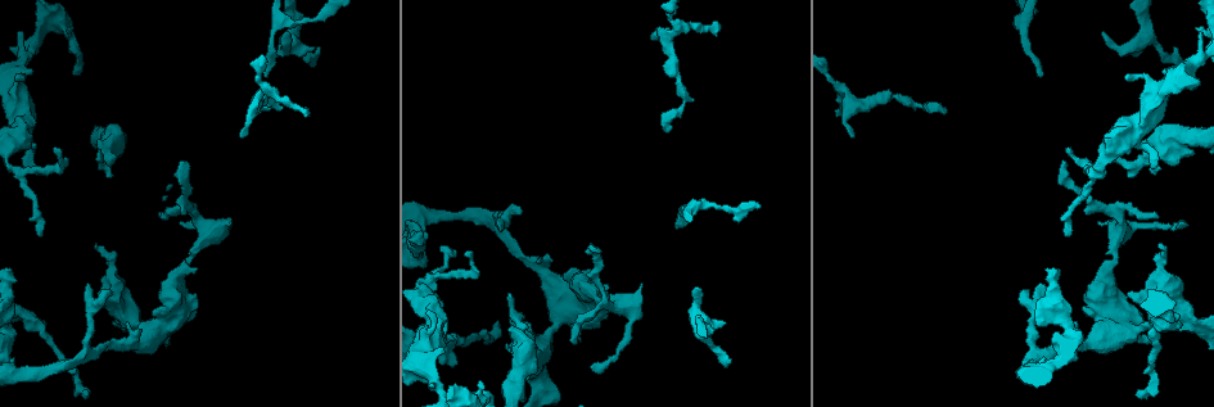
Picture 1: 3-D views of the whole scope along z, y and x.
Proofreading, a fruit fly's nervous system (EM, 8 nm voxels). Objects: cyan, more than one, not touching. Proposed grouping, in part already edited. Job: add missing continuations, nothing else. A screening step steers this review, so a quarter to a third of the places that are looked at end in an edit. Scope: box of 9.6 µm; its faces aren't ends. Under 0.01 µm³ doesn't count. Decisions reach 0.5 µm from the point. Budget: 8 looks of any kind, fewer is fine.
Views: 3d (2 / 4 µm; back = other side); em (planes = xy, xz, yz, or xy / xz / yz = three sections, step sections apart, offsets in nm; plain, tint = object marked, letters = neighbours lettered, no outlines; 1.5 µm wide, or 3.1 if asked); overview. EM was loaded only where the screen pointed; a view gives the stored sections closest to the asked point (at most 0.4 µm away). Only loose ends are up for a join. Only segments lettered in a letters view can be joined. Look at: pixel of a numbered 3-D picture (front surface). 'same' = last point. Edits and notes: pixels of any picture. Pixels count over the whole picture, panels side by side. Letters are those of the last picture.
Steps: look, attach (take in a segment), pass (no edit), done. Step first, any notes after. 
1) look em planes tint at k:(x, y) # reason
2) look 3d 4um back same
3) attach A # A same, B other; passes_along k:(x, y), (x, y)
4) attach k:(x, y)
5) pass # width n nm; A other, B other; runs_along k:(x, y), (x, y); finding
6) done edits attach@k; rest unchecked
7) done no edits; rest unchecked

look em planes letters at 1:(320, 48) # an open end

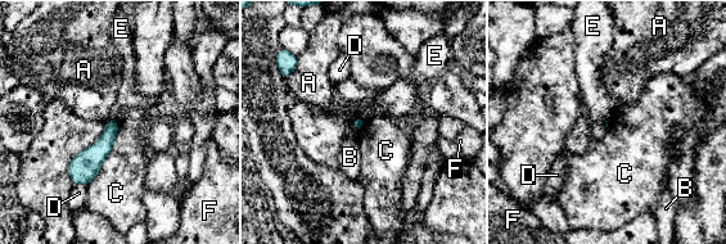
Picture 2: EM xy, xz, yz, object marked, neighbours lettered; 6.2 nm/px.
pass # A other, B other, C other, D other, E other, F other; border 2:(118, 122), (112, 148), (88, 185); none of them fits

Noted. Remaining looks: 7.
look 3d 4um at 1:(666, 129)

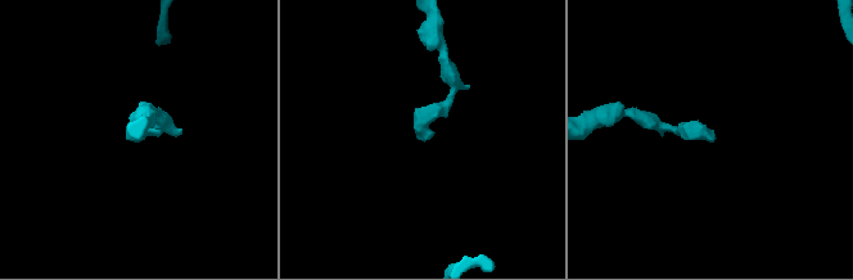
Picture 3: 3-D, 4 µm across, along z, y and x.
look em planes letters at 3:(422, 139) # shape alone is not enough

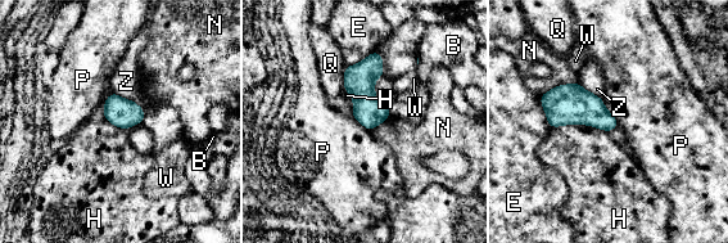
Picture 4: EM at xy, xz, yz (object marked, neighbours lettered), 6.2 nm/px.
pass # width 180 nm; B other, E other, H other, N other, P other, Q other, W other, Z other; border 4:(602, 100), (602, 104), (618, 125); none of them fits

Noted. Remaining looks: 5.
look em planes letters at 1:(1099, 222) # free end

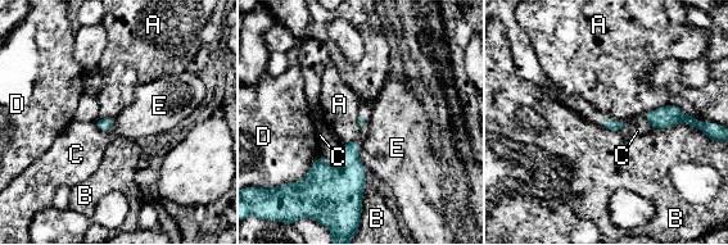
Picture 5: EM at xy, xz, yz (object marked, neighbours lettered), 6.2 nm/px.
pass # A other, B other, C other, D other, E other; border 5:(669, 103), (643, 114); none of them fits

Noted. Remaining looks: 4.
done no edits; rest unchecked

